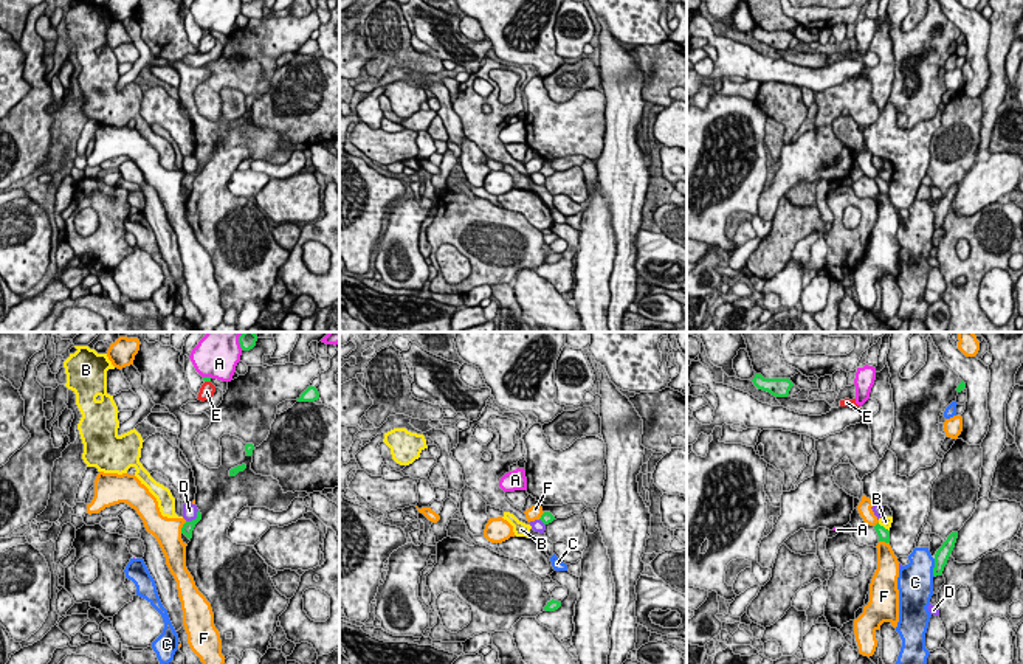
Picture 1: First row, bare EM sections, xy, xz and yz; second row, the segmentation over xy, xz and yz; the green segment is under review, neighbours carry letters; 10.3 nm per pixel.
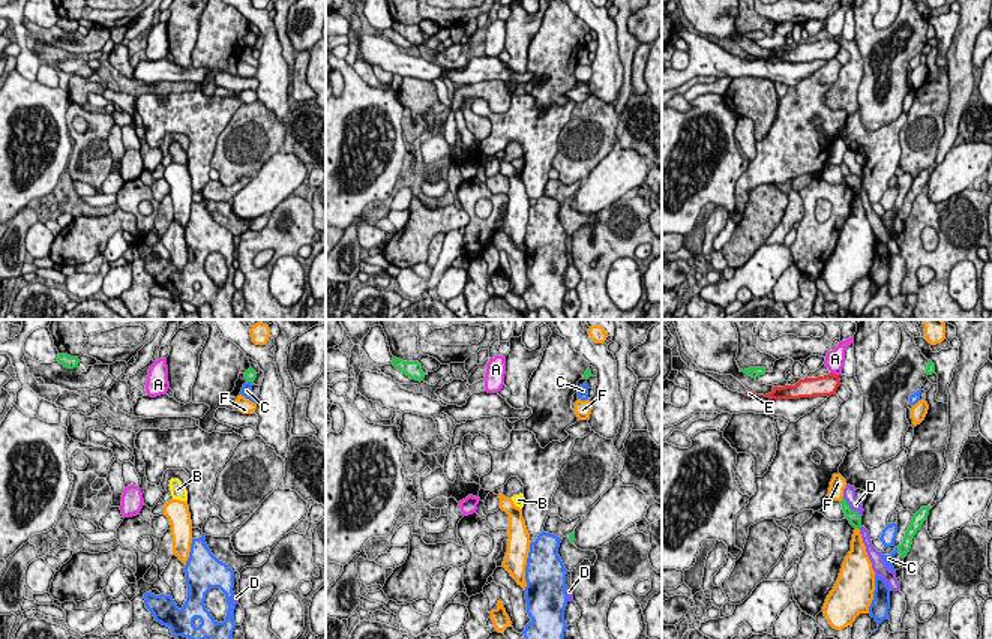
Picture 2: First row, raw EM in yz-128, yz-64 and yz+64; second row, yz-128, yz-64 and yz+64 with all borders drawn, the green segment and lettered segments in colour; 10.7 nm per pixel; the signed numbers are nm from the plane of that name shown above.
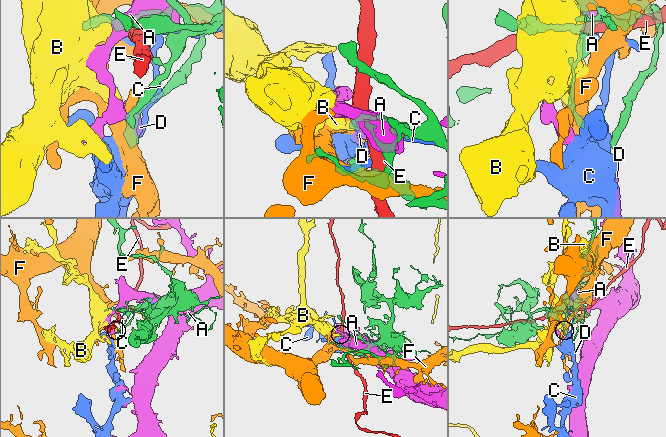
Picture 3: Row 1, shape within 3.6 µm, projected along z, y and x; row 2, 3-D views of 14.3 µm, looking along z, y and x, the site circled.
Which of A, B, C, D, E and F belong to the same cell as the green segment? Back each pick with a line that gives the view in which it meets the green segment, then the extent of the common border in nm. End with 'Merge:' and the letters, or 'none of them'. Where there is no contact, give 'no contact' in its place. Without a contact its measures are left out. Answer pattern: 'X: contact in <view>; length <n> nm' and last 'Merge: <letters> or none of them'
Merge: none of them

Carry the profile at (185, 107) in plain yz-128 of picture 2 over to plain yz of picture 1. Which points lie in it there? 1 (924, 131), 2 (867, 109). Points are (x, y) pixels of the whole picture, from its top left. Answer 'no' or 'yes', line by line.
1: yes
2: no

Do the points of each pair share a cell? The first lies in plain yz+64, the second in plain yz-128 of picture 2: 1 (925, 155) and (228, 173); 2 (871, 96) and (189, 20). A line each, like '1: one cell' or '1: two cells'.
1: one cell
2: two cells

